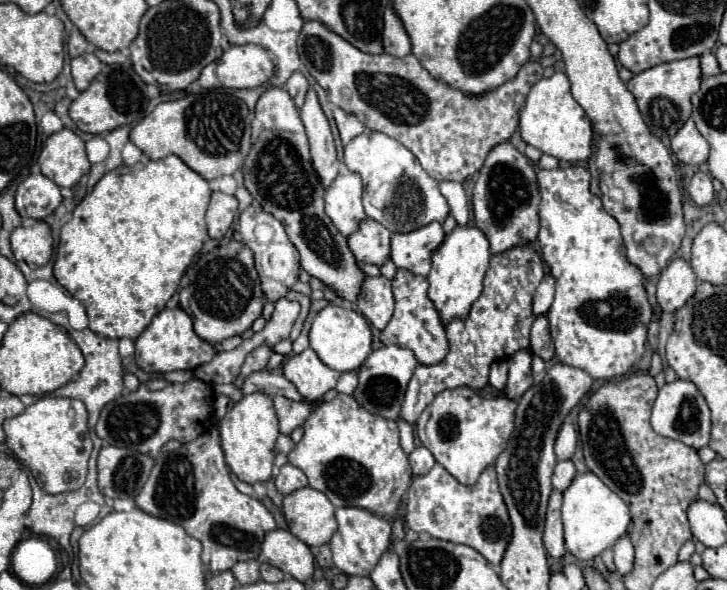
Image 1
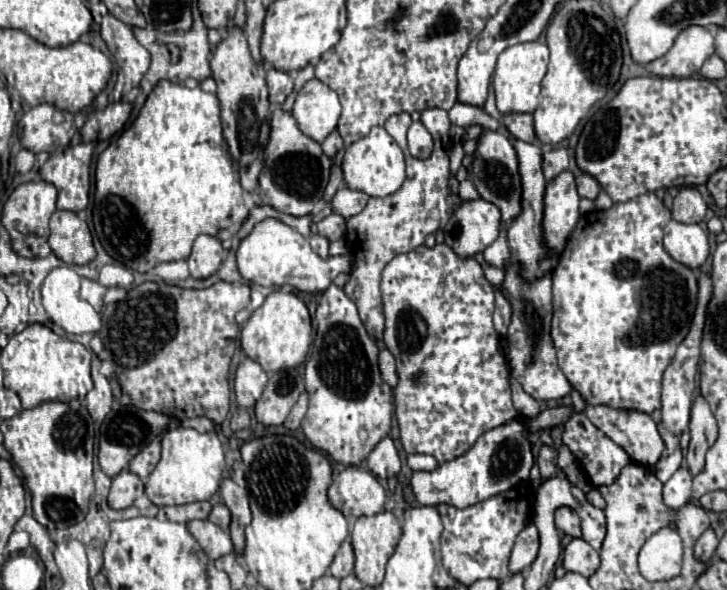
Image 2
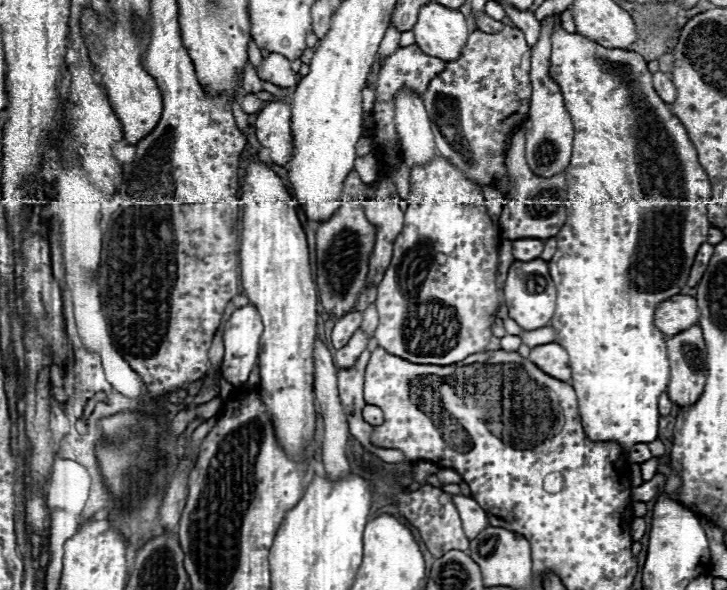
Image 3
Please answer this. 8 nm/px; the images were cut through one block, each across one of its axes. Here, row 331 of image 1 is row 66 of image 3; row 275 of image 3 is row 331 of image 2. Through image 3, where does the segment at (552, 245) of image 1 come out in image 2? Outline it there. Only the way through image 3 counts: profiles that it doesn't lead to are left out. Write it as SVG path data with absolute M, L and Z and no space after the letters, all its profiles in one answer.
M646 192L634 200L614 204L610 210L584 214L560 254L560 262L552 274L554 318L550 336L558 366L586 404L604 404L646 414L660 408L662 374L690 330L698 294L694 270L676 262L662 246L664 226L670 218L664 200L654 192Z

